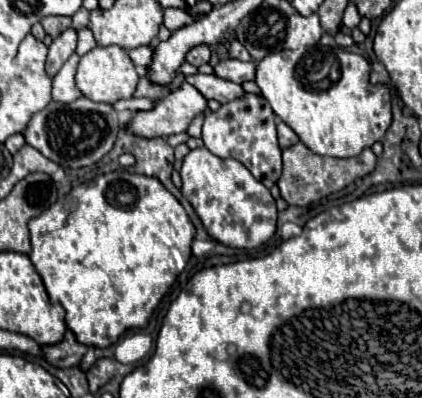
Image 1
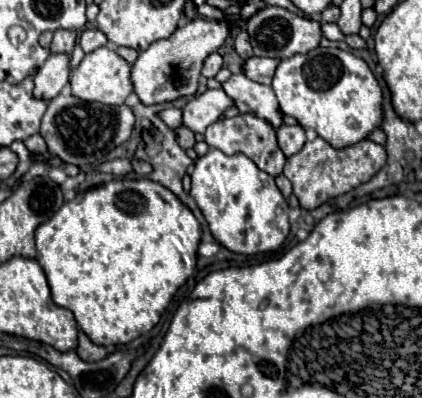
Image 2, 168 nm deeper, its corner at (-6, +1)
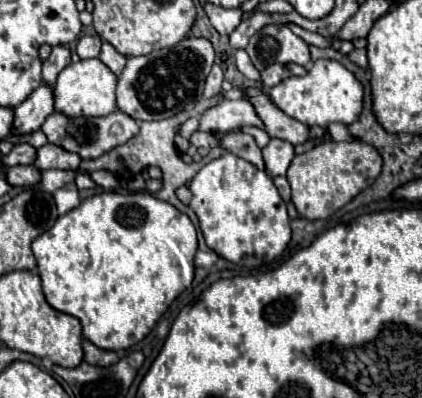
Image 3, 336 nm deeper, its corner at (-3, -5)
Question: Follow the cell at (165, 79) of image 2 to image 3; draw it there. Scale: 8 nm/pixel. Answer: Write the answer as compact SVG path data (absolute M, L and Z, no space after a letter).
M185 38L177 46L127 58L117 82L117 108L133 120L165 120L191 110L203 96L205 78L213 66L213 46L205 38Z

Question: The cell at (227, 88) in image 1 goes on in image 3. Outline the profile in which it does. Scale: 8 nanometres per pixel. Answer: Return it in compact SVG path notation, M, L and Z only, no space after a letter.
M247 88L245 92L251 96L249 102L255 106L257 114L261 114L261 120L265 122L265 132L271 138L281 138L291 144L305 144L311 138L309 126L289 118L287 114L281 114L281 110L277 110L277 106L269 102L269 96L261 94L255 88Z

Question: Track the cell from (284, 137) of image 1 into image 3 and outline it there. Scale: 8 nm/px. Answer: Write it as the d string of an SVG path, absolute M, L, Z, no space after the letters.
M273 138L273 142L269 142L269 146L263 148L263 164L265 164L265 172L275 178L275 176L283 176L293 160L295 152L293 146L285 140Z

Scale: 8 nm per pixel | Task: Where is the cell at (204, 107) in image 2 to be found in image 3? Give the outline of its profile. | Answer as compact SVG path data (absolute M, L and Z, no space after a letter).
M223 100L203 114L199 130L213 132L213 134L217 132L227 134L227 132L241 130L243 126L263 128L263 122L257 116L253 104L247 100Z

